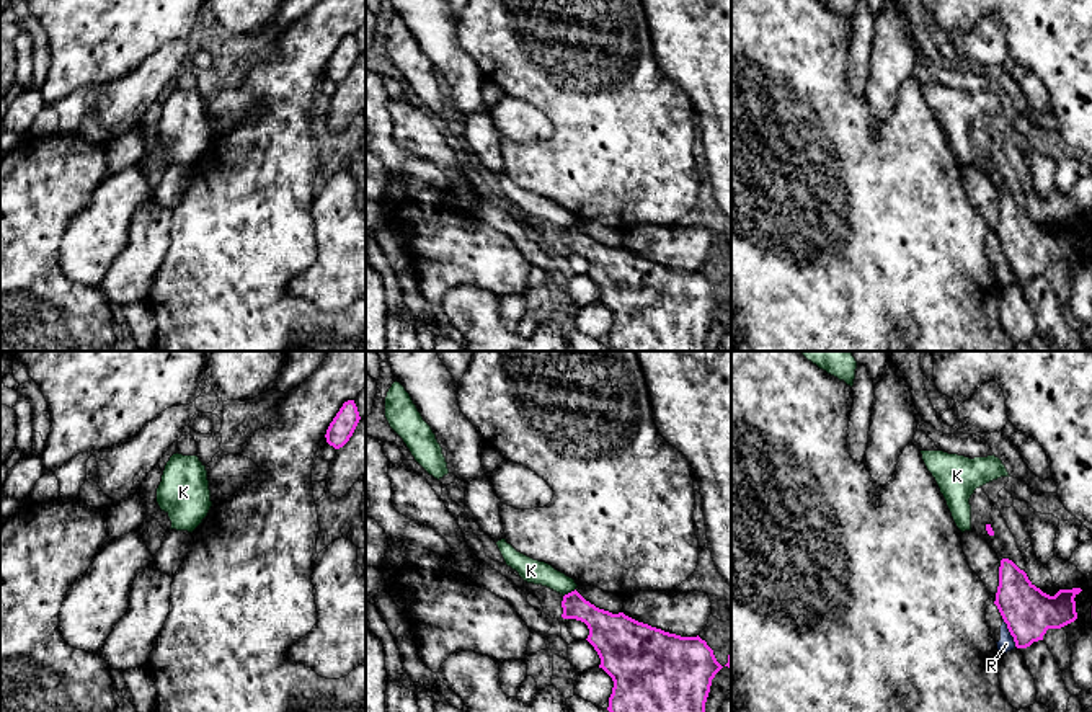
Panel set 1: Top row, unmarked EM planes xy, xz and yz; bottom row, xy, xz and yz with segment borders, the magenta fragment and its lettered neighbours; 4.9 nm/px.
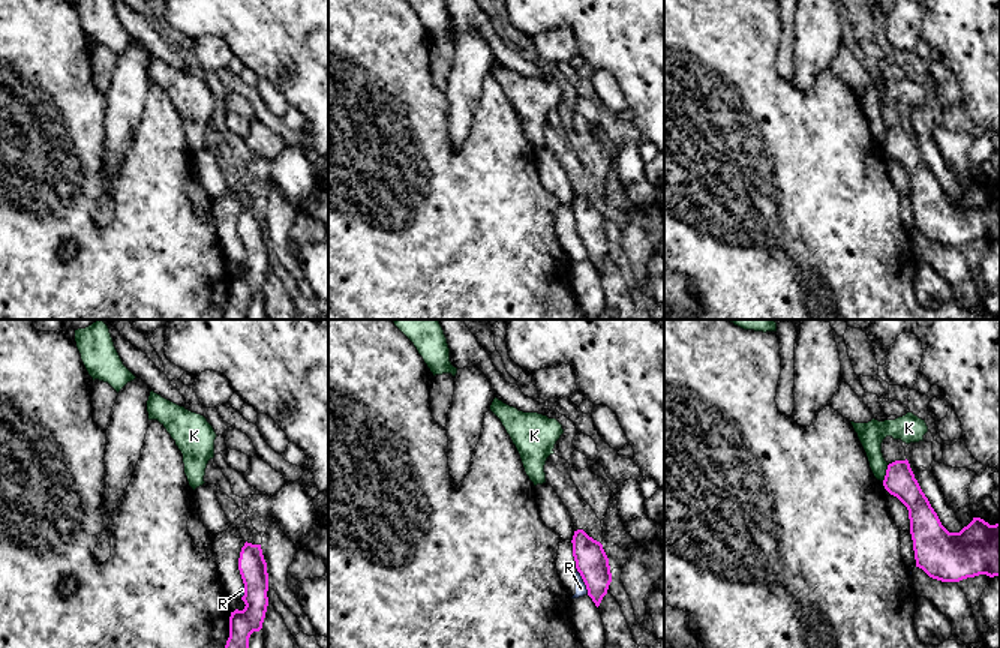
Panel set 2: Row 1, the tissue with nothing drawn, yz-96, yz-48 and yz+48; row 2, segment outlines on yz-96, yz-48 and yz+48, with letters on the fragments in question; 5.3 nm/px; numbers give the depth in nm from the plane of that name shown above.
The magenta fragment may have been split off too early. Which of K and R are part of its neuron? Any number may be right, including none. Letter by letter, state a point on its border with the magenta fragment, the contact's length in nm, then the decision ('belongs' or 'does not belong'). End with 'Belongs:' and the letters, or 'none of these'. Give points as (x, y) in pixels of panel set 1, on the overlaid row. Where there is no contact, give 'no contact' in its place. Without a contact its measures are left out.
K: xz (568, 593) | 80 nm | does not belong
R: yz (1009, 631) | 160 nm | does not belong
Belongs: none of these

